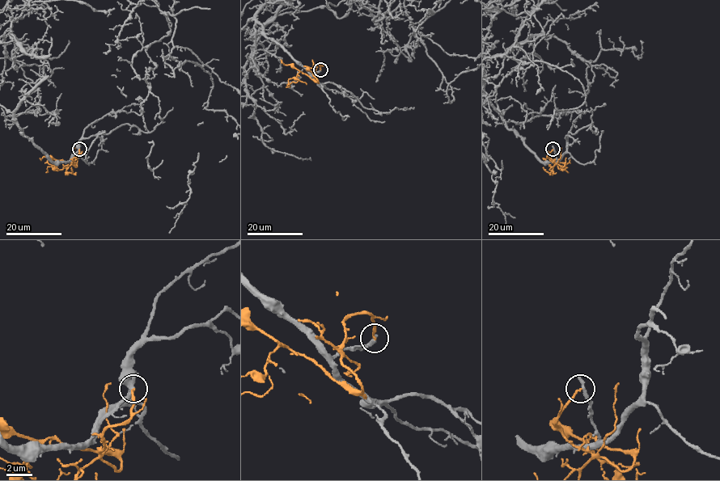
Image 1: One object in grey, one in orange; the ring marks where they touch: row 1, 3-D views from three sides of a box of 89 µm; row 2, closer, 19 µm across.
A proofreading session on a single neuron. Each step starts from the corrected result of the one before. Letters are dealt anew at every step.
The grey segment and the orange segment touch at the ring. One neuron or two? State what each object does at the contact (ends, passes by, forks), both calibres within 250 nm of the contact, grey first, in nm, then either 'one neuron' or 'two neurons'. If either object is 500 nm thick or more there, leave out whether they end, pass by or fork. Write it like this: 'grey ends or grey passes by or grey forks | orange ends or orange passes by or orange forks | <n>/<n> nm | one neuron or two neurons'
grey ends | orange ends | 360/170 nm | two neurons

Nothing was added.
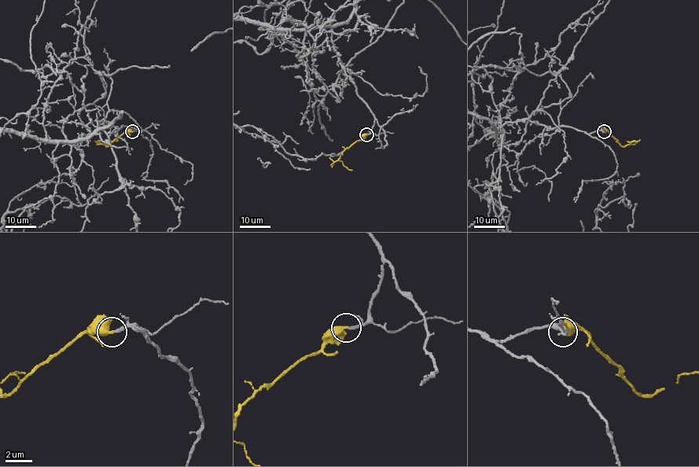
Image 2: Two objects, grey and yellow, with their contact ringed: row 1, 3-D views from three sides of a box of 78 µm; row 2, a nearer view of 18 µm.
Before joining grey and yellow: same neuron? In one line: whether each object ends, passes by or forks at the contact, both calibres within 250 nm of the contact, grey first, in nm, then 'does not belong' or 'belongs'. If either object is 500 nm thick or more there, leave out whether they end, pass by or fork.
240/500 nm | belongs

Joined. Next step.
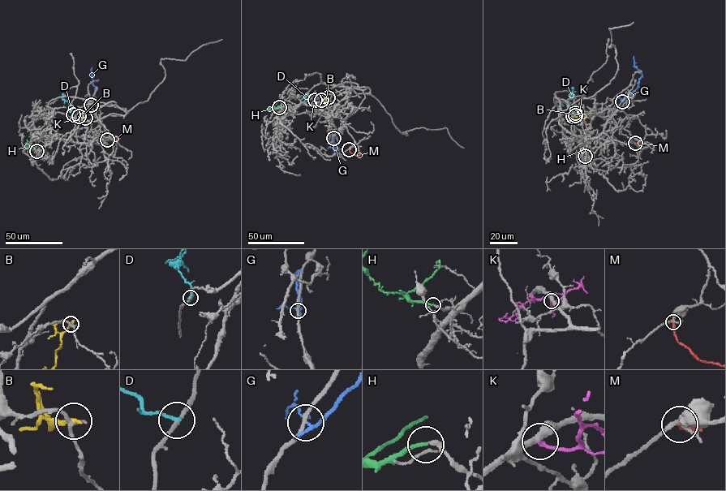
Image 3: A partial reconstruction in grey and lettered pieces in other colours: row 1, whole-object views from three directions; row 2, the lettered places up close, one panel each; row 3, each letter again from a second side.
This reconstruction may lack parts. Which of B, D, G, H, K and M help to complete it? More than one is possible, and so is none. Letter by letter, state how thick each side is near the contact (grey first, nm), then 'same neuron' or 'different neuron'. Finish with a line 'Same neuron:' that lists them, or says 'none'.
B: 200/240 nm | different neuron
D: 200/200 nm | different neuron
G: 240/140 nm | different neuron
H: 170/200 nm | same neuron
K: 360/190 nm | different neuron
M: 200/240 nm | different neuron
Same neuron: H

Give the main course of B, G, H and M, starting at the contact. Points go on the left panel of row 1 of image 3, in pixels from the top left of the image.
B: (85, 118), (82, 116), (75, 122)
G: (91, 105), (95, 90), (92, 67)
H: (36, 151), (27, 146), (27, 139)
M: (107, 139), (117, 139)

